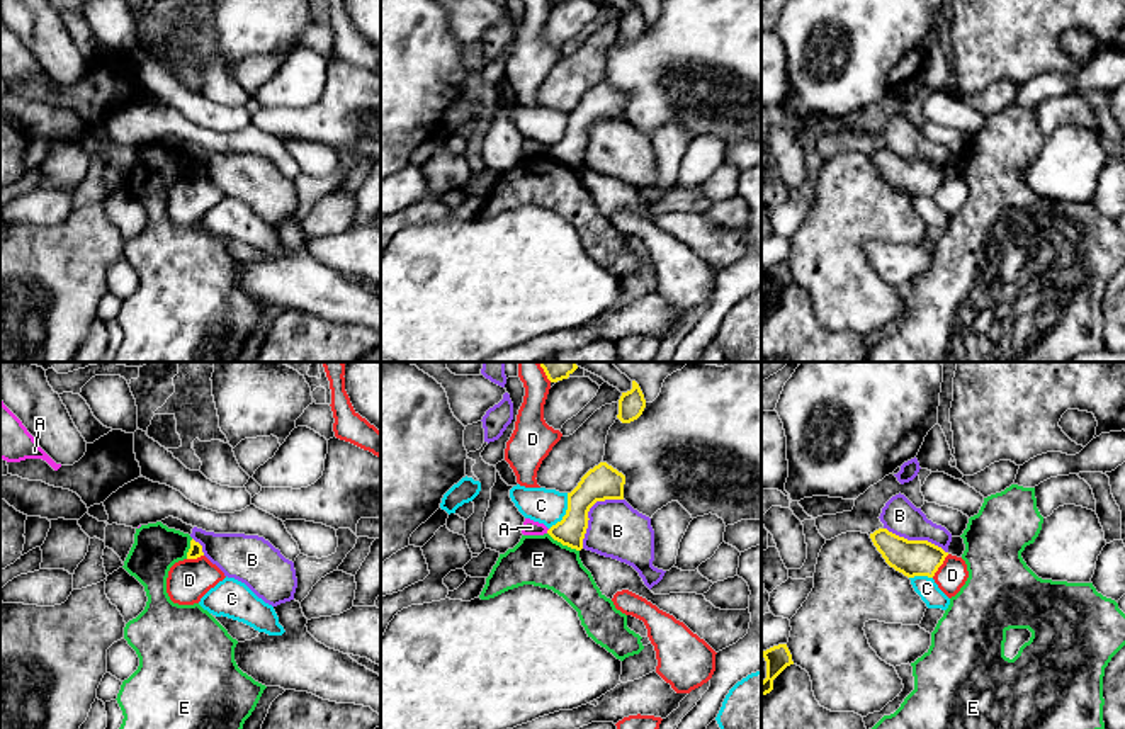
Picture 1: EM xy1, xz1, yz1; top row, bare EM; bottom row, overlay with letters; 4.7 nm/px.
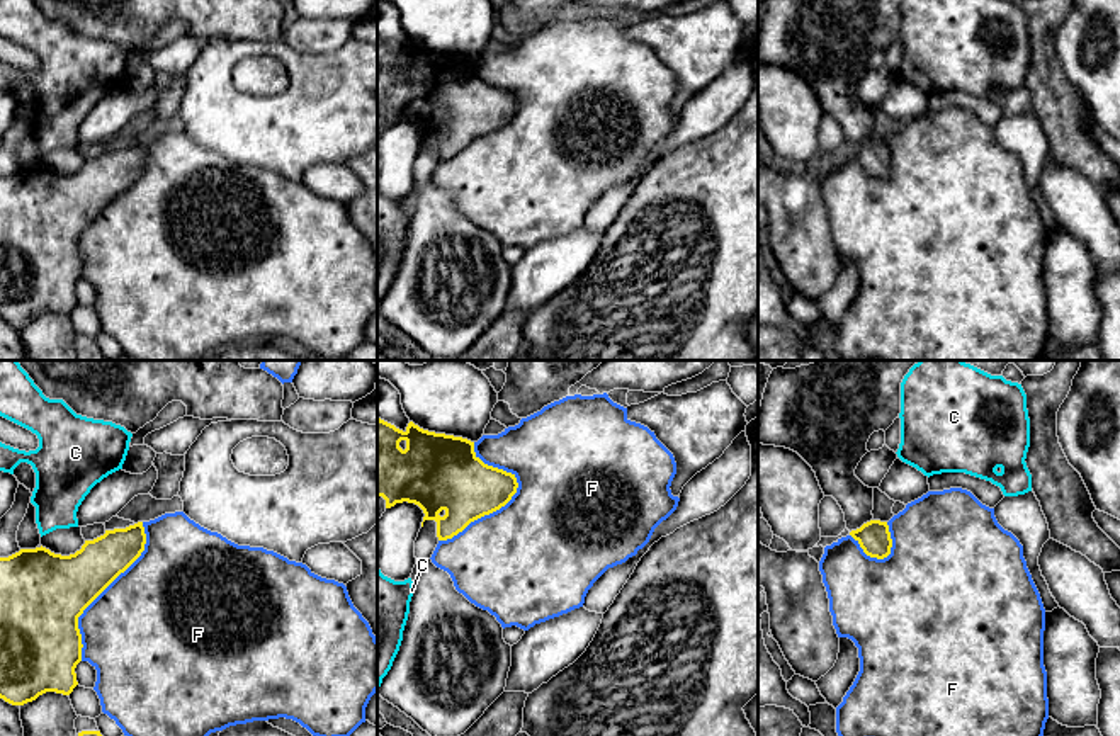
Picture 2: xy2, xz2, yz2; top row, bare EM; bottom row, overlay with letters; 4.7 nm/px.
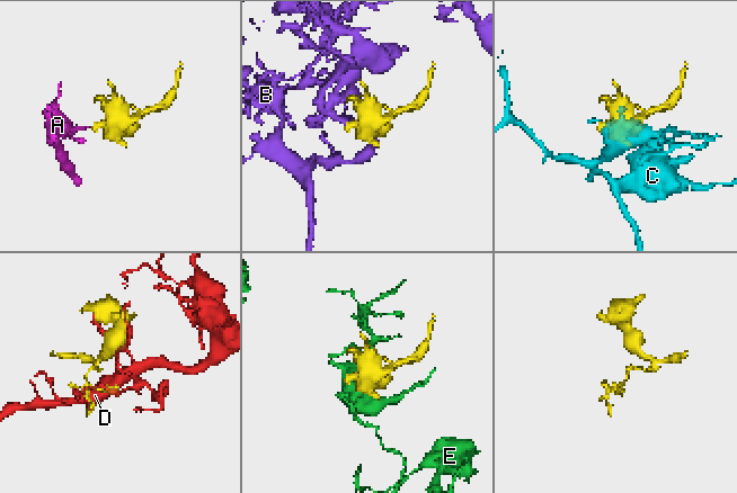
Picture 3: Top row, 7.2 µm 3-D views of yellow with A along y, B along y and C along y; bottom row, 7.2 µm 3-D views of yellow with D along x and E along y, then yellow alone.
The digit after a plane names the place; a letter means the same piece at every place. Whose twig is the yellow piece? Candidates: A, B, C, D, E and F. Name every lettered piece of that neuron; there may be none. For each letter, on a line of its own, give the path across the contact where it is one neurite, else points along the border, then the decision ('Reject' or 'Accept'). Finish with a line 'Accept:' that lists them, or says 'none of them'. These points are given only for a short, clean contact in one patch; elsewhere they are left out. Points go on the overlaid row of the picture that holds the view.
A: Boundary: xz1 (549, 529), (546, 532). Reject
B: Reject
C: Reject
D: Reject
E: Boundary: xz1 (548, 532), (578, 551). Reject
F: Reject
Accept: none of them

